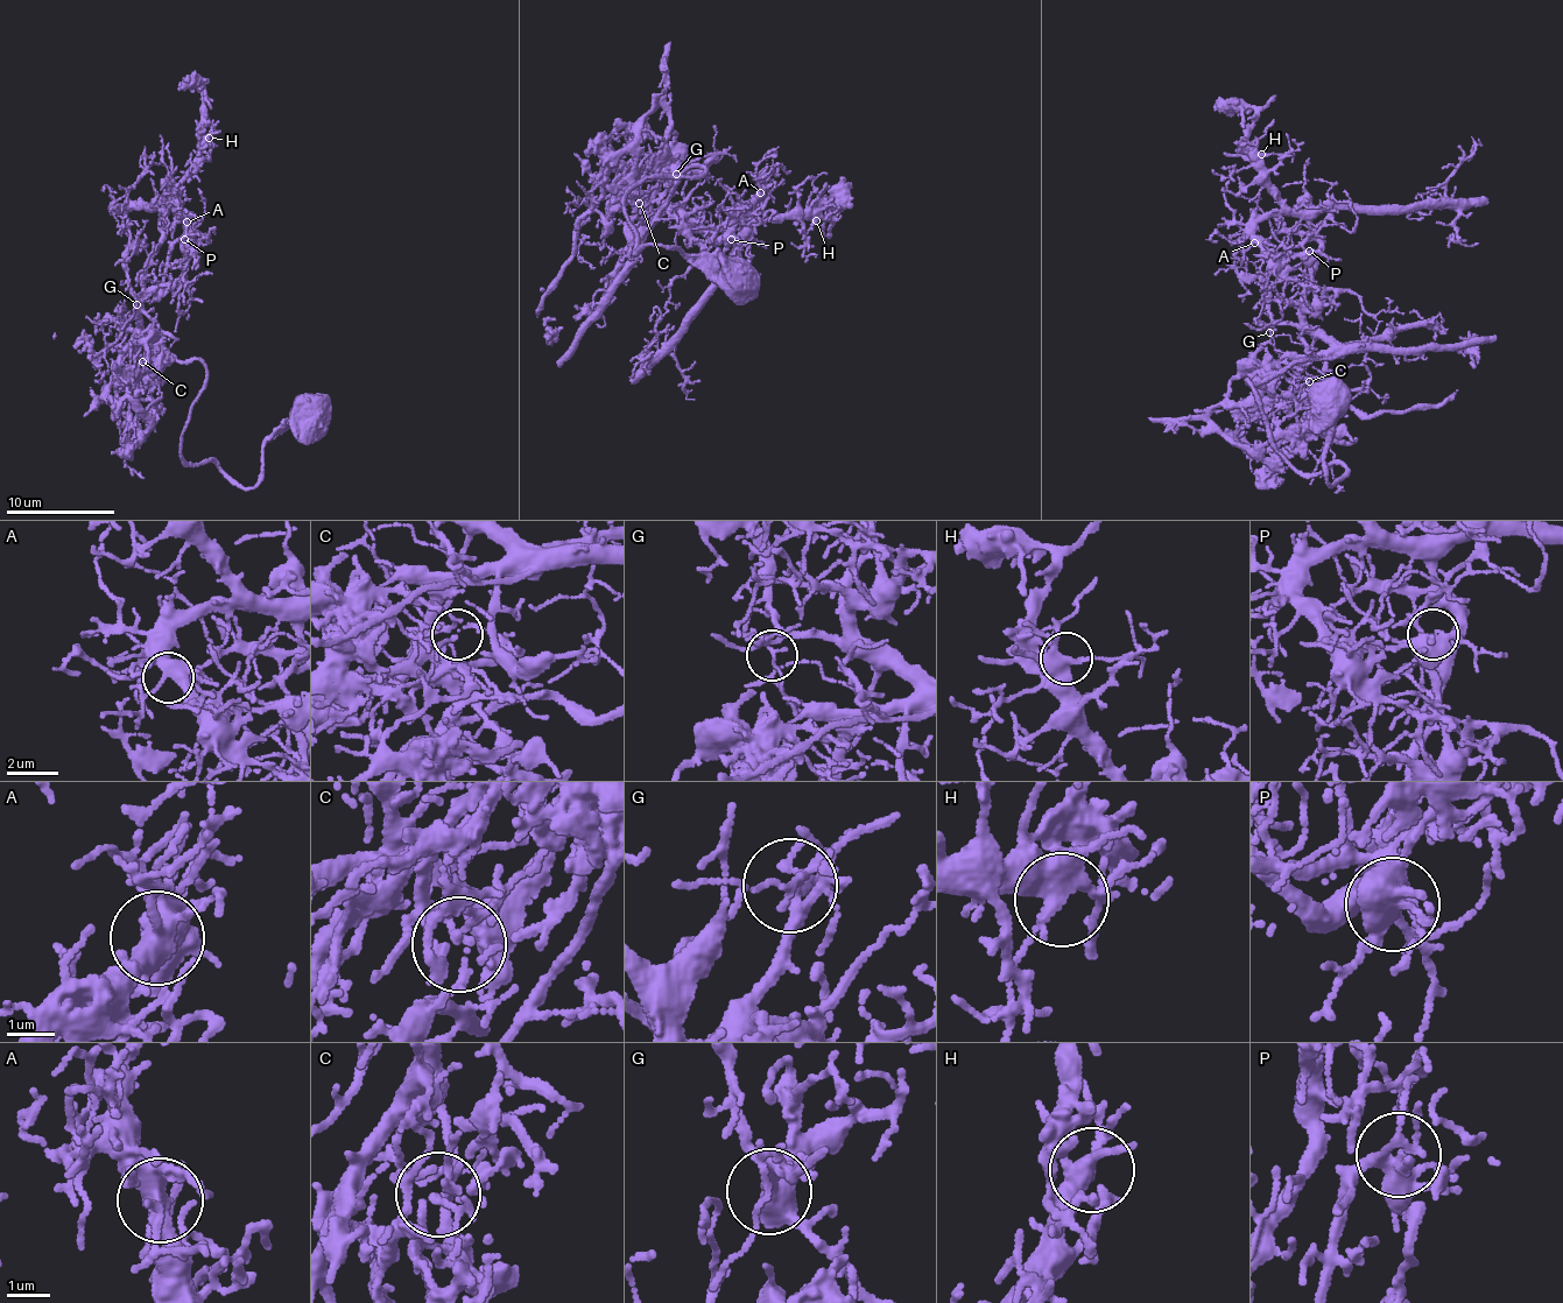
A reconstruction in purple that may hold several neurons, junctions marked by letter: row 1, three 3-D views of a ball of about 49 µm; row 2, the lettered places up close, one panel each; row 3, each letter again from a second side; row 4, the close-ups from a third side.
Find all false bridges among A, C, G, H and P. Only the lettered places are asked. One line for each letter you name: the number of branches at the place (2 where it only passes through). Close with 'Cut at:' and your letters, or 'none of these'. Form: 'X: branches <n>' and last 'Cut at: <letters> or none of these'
C: branches 4
P: branches 6
Cut at: C, P

